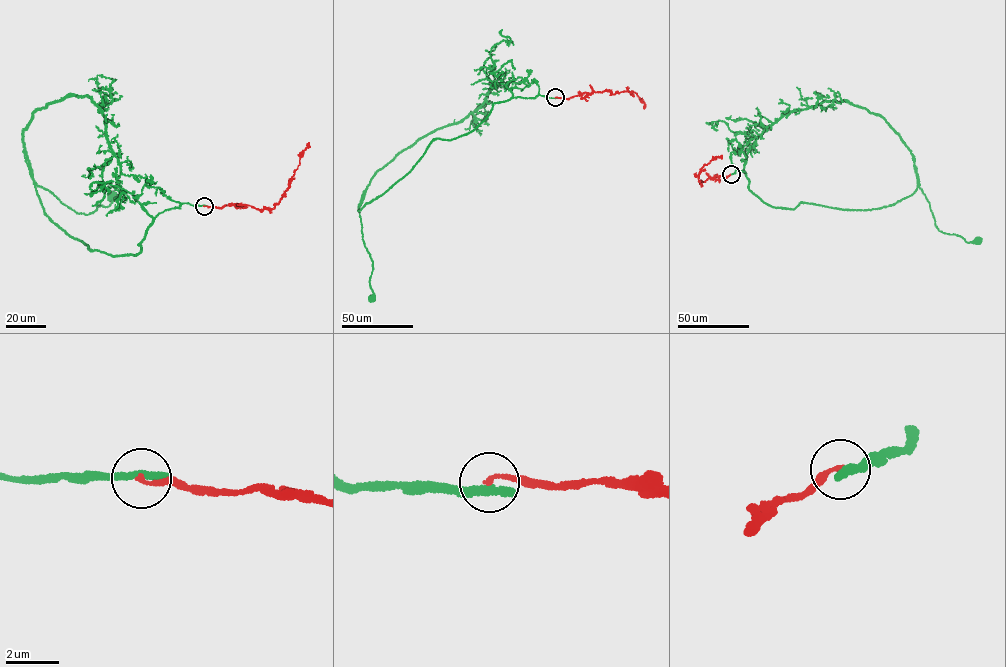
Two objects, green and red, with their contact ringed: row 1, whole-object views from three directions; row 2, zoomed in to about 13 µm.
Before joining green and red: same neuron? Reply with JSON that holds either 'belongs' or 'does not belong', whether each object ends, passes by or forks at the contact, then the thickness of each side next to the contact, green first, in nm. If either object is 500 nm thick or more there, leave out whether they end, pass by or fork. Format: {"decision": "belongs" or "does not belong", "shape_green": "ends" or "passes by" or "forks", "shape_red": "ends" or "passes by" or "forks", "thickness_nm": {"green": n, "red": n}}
{"decision": "does not belong", "shape_green": "ends", "shape_red": "ends", "thickness_nm": {"green": 380, "red": 160}}

